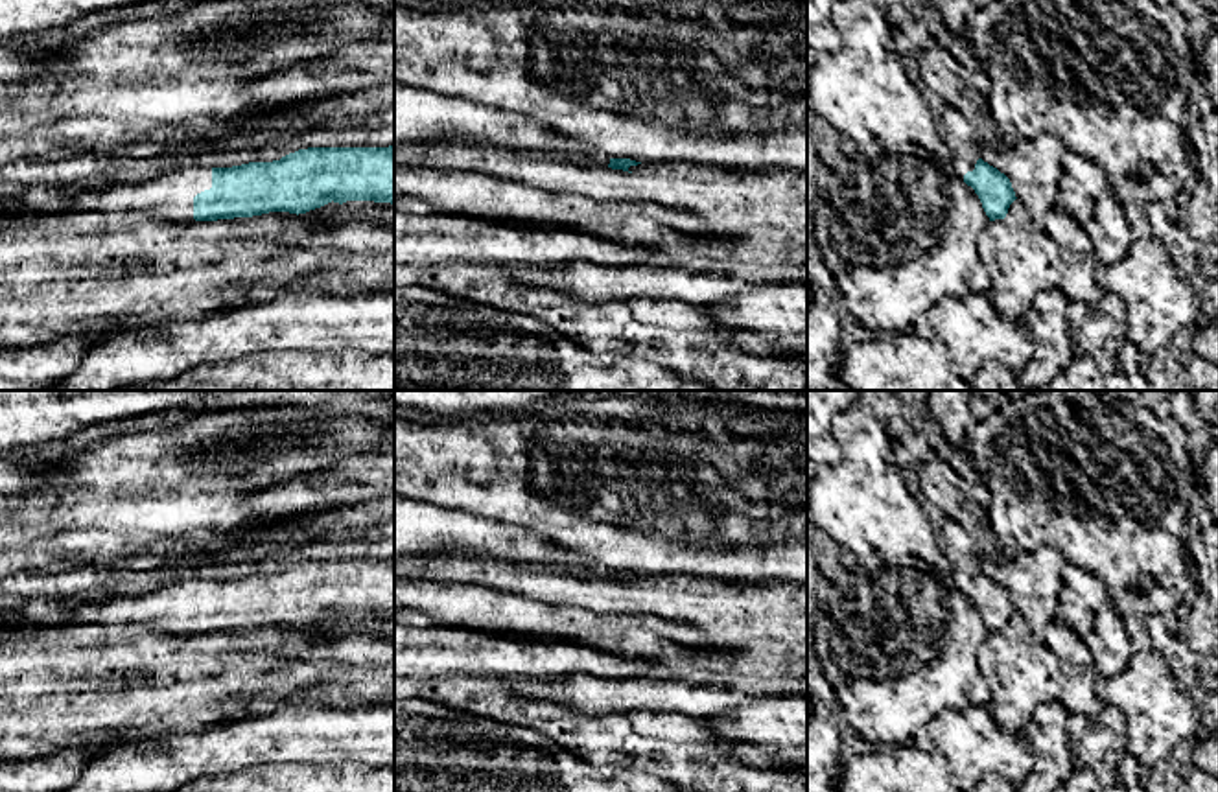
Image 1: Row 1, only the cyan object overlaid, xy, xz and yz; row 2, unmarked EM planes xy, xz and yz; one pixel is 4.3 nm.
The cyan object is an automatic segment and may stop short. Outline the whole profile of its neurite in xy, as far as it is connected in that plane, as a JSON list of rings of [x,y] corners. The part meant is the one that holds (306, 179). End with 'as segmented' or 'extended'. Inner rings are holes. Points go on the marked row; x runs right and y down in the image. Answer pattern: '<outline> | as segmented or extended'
[[[394,146],[308,147],[273,162],[249,162],[232,168],[184,166],[147,182],[112,184],[103,190],[31,186],[18,195],[18,203],[26,212],[144,212],[173,221],[217,221],[252,217],[269,212],[289,212],[299,215],[332,201],[339,204],[346,201],[394,204]]] | extended

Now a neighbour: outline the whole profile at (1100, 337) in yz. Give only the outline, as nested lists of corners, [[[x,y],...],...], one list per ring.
[[[1104,293],[1096,306],[1071,302],[1069,333],[1078,354],[1095,359],[1102,372],[1118,370],[1118,350],[1126,341],[1126,306],[1120,297]]]

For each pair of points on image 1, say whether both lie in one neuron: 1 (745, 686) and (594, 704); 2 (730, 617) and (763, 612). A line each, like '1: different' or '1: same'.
1: same
2: same

